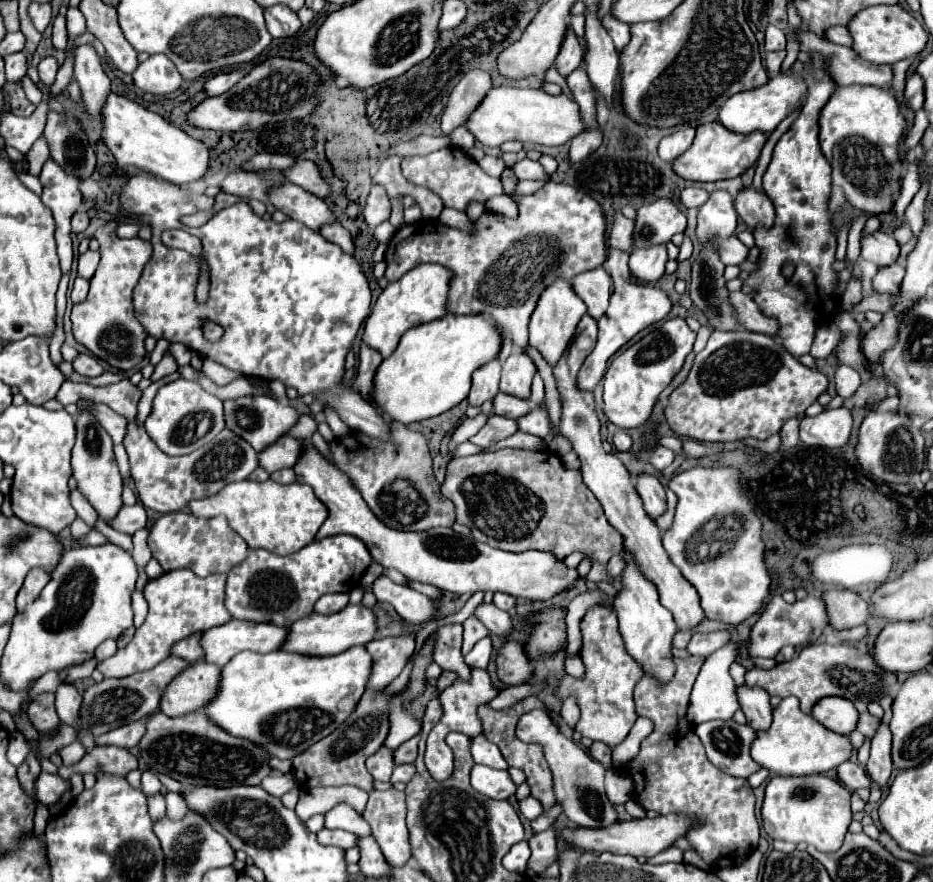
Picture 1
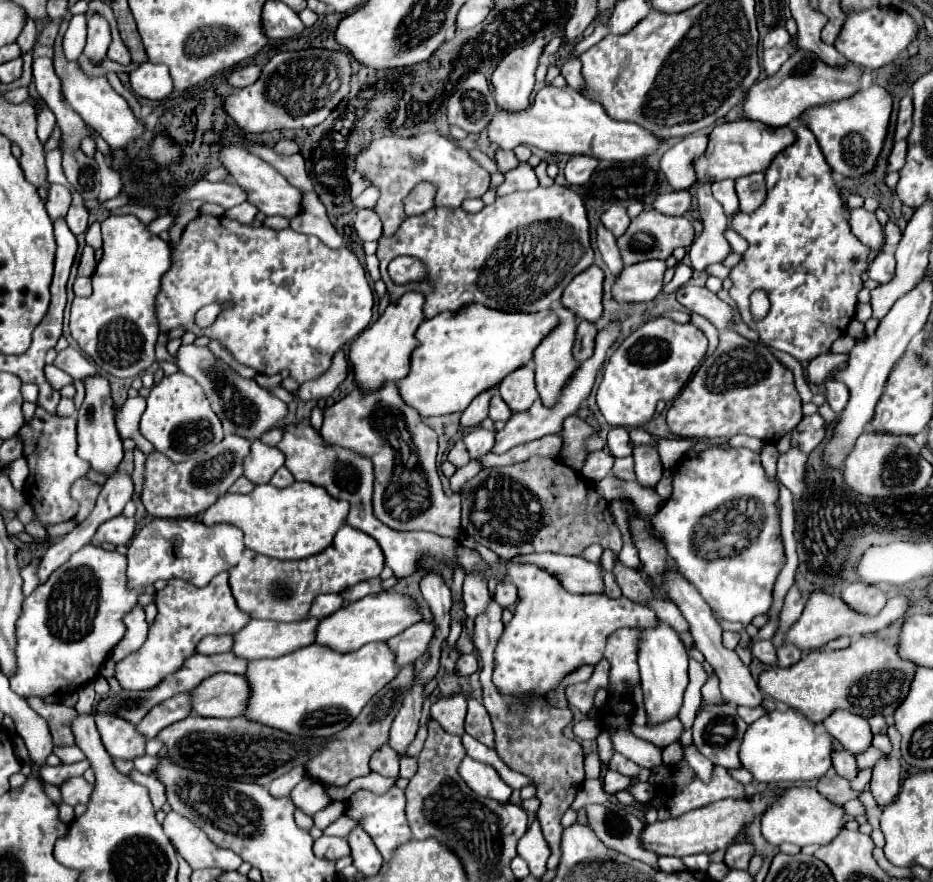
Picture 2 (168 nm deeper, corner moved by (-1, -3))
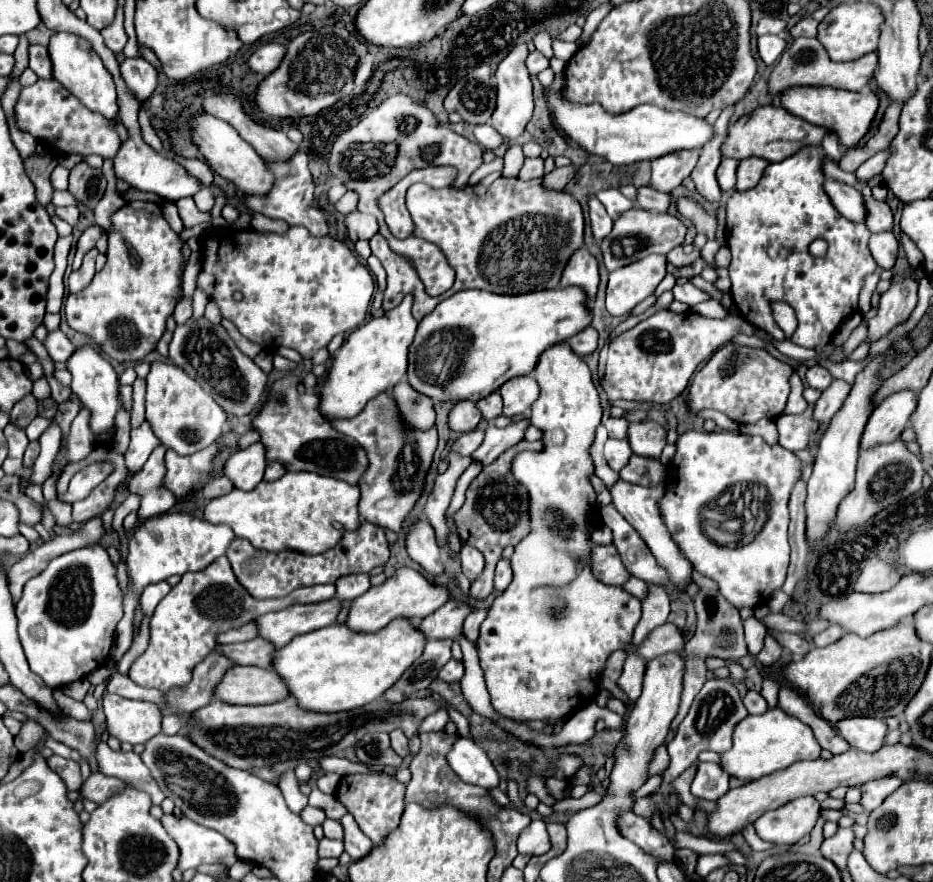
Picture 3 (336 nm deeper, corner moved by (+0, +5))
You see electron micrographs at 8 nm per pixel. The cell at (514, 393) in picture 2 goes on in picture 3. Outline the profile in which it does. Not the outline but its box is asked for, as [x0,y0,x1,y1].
[499,376,539,418]

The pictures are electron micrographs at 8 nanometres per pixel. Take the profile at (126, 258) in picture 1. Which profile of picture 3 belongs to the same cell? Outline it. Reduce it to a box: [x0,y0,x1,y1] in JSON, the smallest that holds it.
[65,202,183,362]

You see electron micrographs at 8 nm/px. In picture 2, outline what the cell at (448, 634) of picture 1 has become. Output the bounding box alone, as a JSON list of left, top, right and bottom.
[466,696,494,748]

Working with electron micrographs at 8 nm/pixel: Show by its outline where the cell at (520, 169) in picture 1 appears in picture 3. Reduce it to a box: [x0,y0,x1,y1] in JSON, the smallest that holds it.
[473,124,503,150]

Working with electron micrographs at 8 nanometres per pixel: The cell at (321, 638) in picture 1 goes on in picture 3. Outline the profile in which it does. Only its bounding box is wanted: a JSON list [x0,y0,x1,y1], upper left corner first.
[347,566,451,632]

